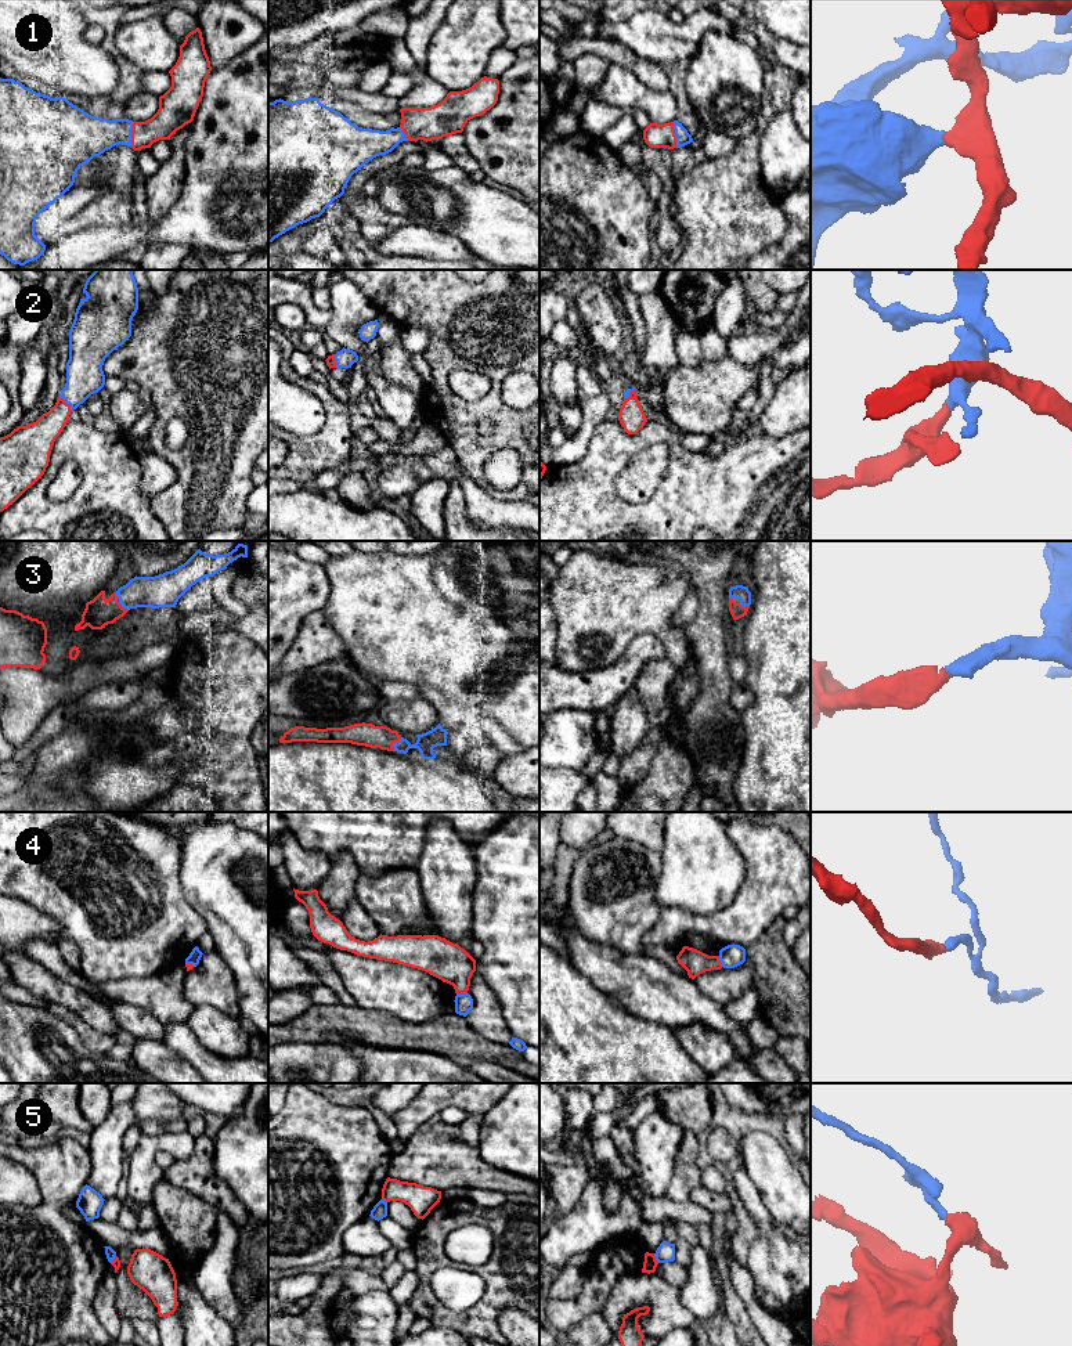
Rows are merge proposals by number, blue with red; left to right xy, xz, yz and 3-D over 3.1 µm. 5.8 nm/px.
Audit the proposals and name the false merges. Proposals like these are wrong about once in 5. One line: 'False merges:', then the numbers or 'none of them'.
False merges: 4, 5

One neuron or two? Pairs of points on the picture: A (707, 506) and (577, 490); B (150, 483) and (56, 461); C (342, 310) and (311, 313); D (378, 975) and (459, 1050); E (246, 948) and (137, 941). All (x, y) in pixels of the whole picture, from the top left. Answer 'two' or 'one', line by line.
A: one
B: two
C: two
D: two
E: two

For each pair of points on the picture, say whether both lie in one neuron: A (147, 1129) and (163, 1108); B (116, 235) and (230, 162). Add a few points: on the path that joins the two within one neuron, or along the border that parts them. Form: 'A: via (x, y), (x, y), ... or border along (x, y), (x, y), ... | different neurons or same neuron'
A: border along (181, 1114), (163, 1121), (143, 1119), (140, 1122) | different neurons
B: via (145, 233), (166, 230), (205, 191) | same neuron

